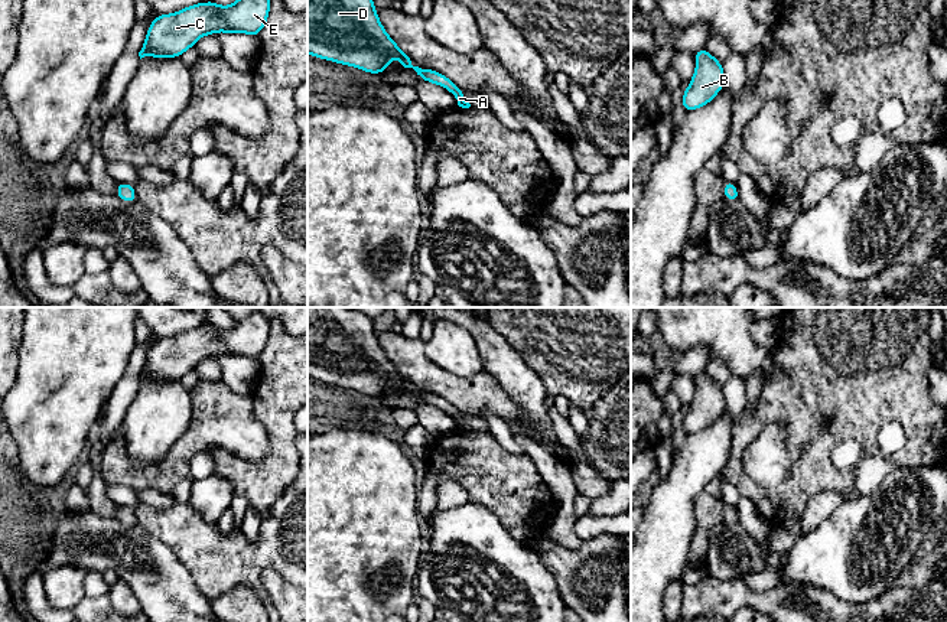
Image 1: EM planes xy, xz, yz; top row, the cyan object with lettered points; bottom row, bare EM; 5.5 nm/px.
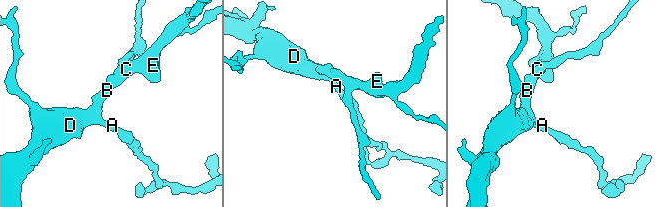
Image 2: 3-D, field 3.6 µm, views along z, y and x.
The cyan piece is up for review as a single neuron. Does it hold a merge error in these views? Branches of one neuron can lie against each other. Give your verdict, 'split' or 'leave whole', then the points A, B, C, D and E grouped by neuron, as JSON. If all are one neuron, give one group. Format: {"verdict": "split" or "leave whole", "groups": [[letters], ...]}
{"verdict": "leave whole", "groups": [["A", "B", "C", "D", "E"]]}

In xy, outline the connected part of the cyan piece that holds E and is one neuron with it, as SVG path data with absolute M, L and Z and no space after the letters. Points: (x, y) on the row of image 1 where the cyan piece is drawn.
M235 0L232 6L206 1L156 16L139 56L178 58L199 38L217 32L257 36L267 22L270 4L271 0Z

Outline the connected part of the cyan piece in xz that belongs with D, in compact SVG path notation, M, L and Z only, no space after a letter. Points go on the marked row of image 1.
M307 0L307 53L378 75L390 66L394 58L401 58L400 69L413 68L423 81L437 84L452 92L459 107L471 107L463 98L463 91L448 76L411 65L413 59L387 35L372 0Z

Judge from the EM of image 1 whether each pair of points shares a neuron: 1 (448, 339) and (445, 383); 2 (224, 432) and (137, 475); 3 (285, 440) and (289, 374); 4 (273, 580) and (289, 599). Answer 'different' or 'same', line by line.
1: different
2: same
3: same
4: same

